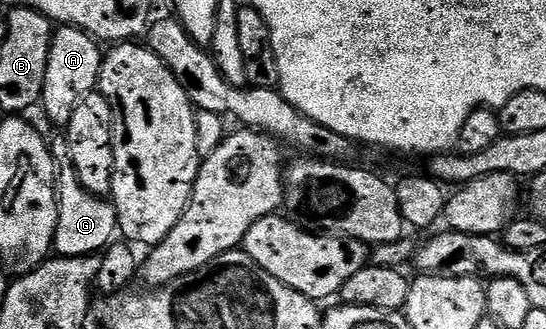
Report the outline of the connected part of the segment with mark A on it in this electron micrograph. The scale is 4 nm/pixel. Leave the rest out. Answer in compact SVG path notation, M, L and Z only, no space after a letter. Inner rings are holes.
M74 25L54 28L51 51L47 55L47 79L43 79L39 102L40 108L45 108L45 117L51 124L58 127L68 125L77 104L98 88L102 60L103 49L97 38L76 29Z

